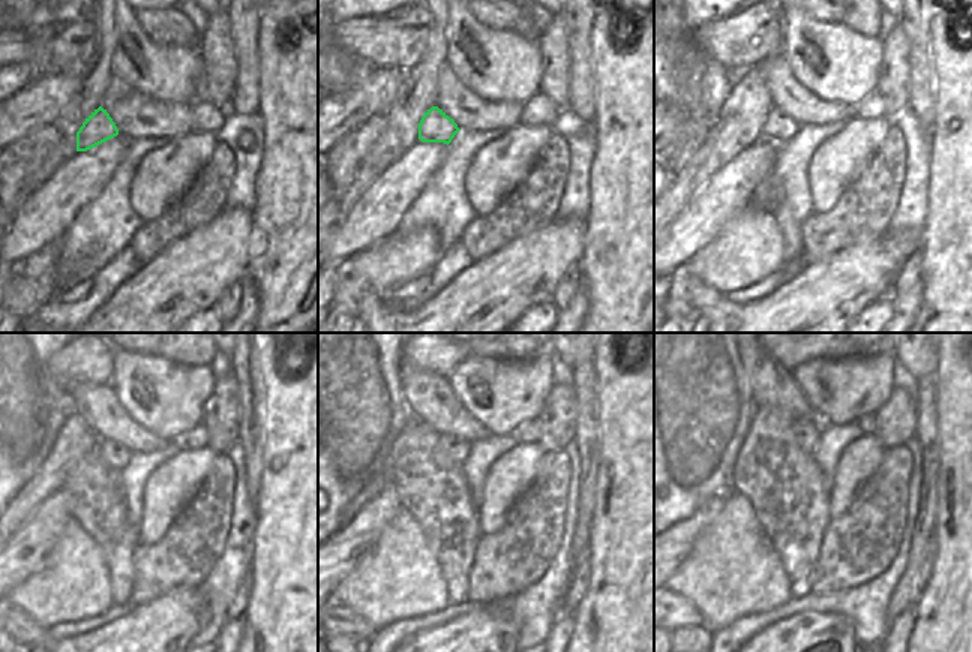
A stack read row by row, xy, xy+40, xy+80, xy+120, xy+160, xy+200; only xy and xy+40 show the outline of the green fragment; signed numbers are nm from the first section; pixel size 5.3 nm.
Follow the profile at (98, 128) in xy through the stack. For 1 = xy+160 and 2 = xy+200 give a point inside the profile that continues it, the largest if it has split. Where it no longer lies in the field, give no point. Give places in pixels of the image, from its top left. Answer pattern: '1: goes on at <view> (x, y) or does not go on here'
1: goes on at xy+160 (452, 451)
2: goes on at xy+200 (806, 433)

